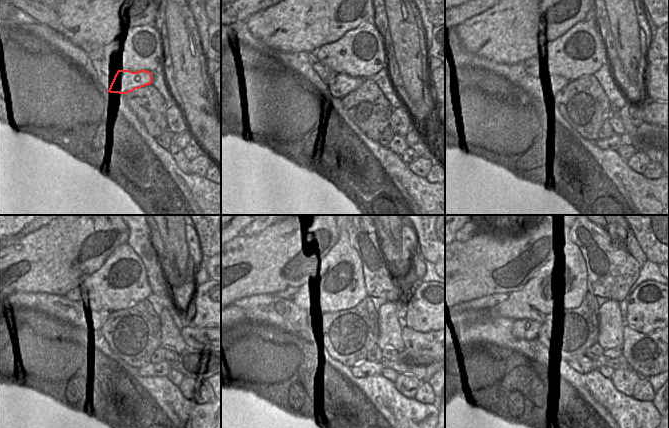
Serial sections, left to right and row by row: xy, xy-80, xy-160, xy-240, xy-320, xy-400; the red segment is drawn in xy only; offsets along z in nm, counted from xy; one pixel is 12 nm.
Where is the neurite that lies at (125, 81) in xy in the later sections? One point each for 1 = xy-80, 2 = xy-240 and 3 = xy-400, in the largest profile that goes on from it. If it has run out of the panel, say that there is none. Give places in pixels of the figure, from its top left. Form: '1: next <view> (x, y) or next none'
1: next xy-80 (342, 84)
2: next xy-240 (96, 318)
3: next xy-400 (528, 330)

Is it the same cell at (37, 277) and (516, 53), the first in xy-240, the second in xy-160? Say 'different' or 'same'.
same

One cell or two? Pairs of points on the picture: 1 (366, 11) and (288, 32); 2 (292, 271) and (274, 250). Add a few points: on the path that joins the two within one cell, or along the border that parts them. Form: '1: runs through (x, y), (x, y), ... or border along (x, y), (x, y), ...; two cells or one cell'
1: runs through (347, 11), (317, 11), (307, 18); one cell
2: runs through (290, 266), (279, 255); one cell

